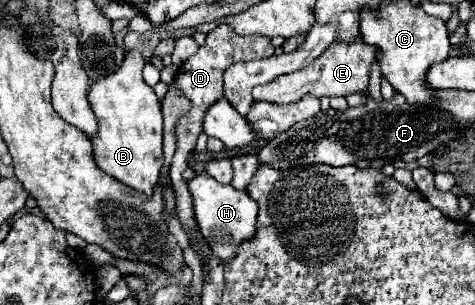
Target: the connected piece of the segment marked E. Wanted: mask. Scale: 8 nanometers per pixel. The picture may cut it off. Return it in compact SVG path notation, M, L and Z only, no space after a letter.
M334 42L314 60L314 64L308 64L306 68L298 72L278 76L266 86L256 86L252 90L252 96L256 102L264 100L272 104L292 104L294 100L300 100L306 94L312 94L316 98L322 98L322 96L332 98L332 96L346 96L346 94L362 92L368 88L368 70L376 62L376 56L378 54L374 52L374 48L370 48L364 42L352 42L352 44Z

